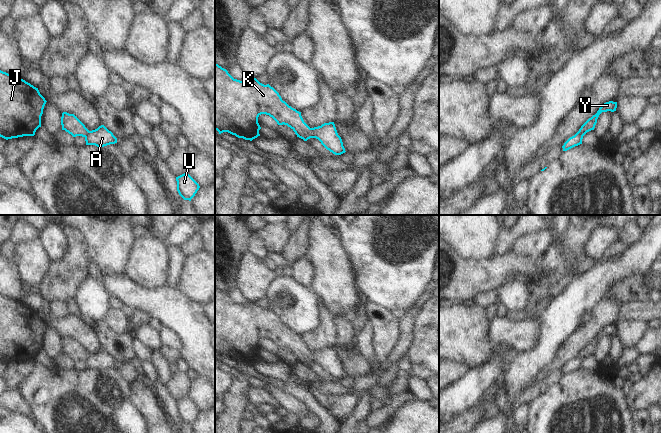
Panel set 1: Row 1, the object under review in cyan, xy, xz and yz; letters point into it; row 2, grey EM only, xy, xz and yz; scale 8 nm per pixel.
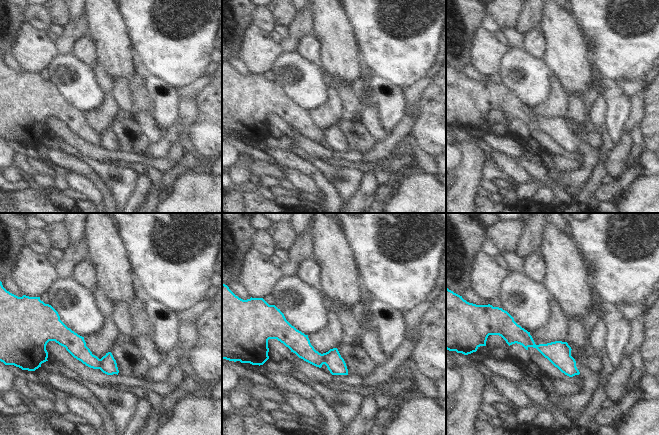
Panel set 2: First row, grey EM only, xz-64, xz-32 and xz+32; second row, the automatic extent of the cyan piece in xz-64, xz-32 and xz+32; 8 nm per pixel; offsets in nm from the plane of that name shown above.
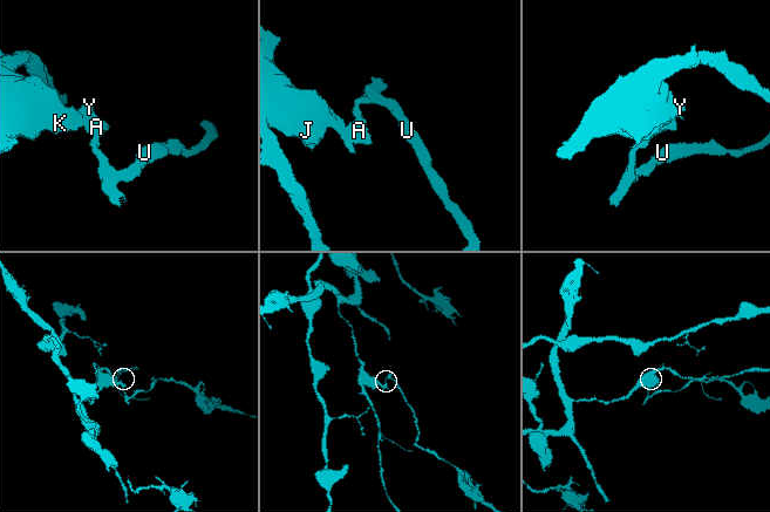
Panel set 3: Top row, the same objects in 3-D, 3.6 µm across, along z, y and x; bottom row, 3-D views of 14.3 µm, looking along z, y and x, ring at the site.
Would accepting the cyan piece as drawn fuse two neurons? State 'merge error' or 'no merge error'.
merge error

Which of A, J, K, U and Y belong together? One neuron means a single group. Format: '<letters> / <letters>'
A U / J K Y

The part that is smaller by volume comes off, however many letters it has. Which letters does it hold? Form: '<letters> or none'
A, U

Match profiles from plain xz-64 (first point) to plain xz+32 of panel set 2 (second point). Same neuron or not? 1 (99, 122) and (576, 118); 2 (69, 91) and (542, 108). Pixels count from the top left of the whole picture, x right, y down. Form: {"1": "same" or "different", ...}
{"1": "different", "2": "different"}

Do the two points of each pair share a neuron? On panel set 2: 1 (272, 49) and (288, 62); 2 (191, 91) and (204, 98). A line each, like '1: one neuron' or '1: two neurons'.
1: two neurons
2: two neurons

